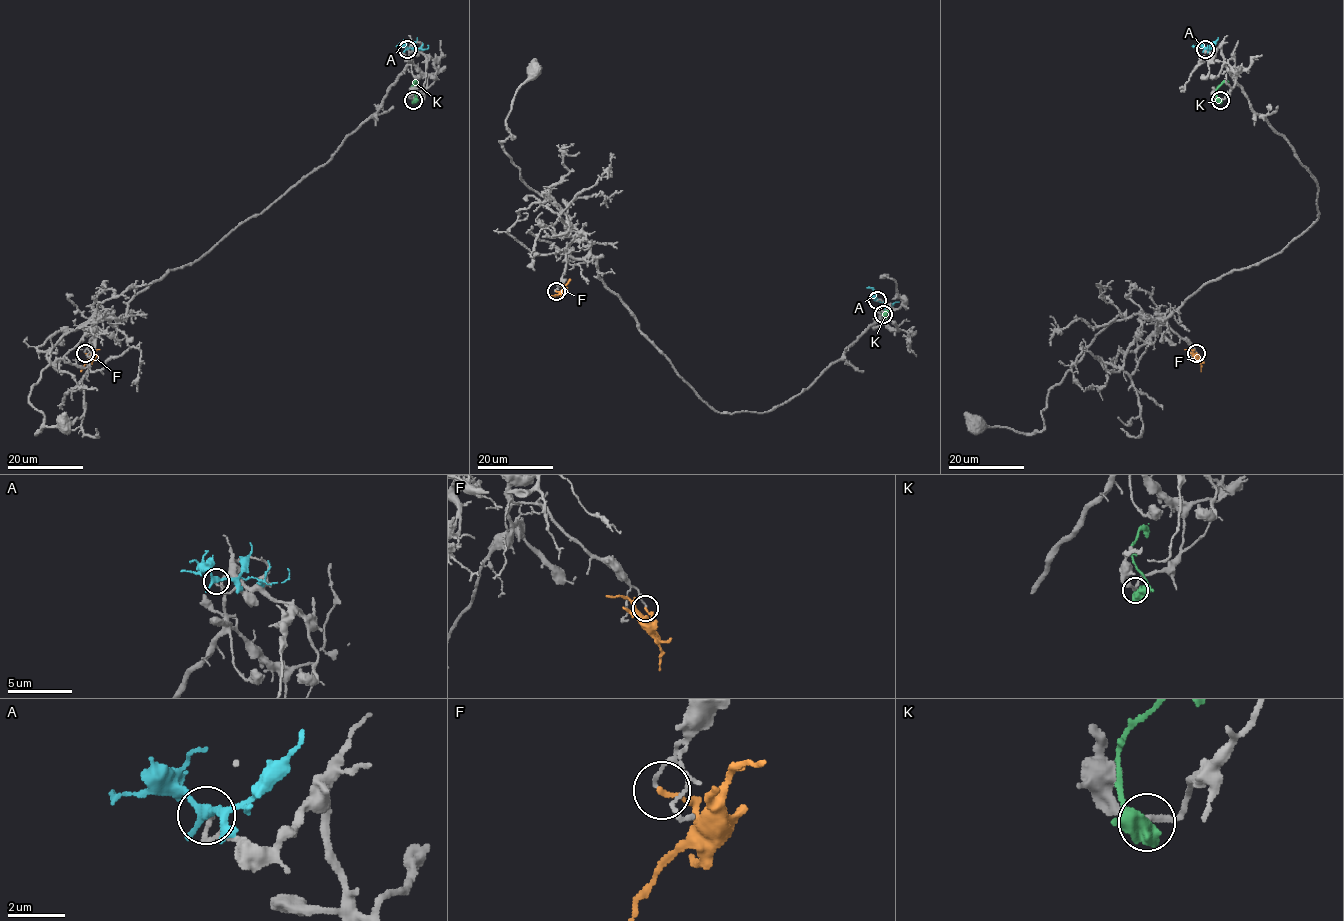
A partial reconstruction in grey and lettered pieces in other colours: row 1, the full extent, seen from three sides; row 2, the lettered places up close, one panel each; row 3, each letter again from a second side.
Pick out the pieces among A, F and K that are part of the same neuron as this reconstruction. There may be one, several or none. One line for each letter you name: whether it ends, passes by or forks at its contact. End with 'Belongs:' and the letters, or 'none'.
Belongs: none

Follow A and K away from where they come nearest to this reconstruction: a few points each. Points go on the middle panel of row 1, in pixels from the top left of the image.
A: (877, 300), (885, 305), (898, 302)
K: (884, 314), (886, 312), (883, 310), (886, 323)

